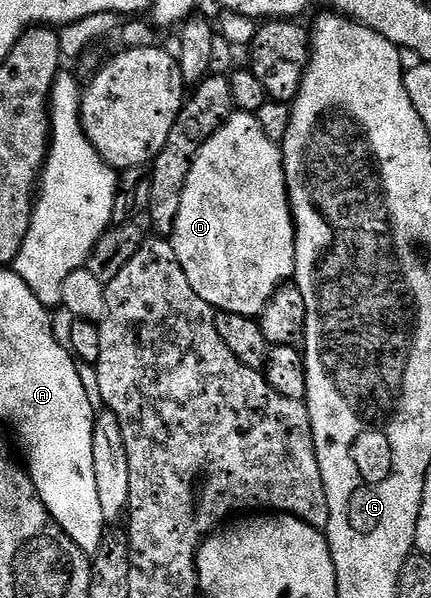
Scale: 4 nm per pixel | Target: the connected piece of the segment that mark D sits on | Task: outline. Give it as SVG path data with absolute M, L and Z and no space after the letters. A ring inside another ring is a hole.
M233 112L232 118L198 151L190 167L186 187L182 191L182 207L178 207L178 219L174 223L170 240L174 247L174 255L178 255L178 263L182 263L182 271L186 271L186 279L190 279L190 287L194 287L194 291L198 291L198 295L202 295L202 299L206 299L208 305L222 313L259 318L268 306L270 298L280 290L280 286L293 280L296 272L296 225L292 221L292 208L288 206L284 154L281 146L263 131L257 114Z

